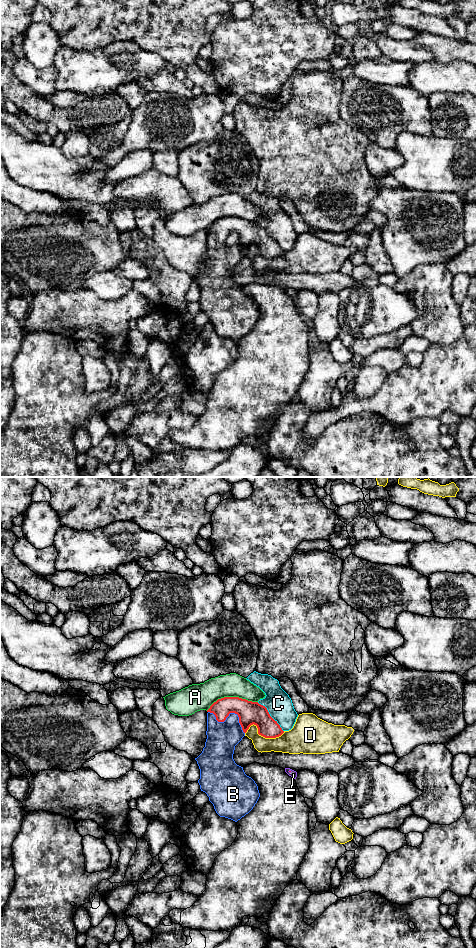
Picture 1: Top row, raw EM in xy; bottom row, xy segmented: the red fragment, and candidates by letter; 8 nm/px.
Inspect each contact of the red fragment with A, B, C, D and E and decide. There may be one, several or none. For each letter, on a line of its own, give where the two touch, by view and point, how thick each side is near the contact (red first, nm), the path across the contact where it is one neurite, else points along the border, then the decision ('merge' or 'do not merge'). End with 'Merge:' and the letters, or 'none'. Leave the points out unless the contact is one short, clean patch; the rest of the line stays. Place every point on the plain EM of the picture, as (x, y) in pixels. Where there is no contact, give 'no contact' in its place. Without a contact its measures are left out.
A: xy (231, 217) | 190/220 nm | do not merge
B: xy (230, 232) | 190/260 nm | do not merge
C: xy (269, 235) | 190/200 nm | do not merge
D: xy (261, 255) | 190/180 nm | do not merge
E: no contact | merge
Merge: E

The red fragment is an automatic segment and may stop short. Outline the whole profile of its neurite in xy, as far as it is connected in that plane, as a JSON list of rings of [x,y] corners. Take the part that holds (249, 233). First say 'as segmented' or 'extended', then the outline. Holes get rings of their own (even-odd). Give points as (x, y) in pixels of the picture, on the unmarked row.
as segmented | [[[224,217],[214,222],[207,232],[213,233],[218,242],[224,242],[230,233],[237,234],[244,253],[253,244],[257,246],[258,254],[265,258],[276,258],[284,253],[267,228],[258,222],[239,217]]]

